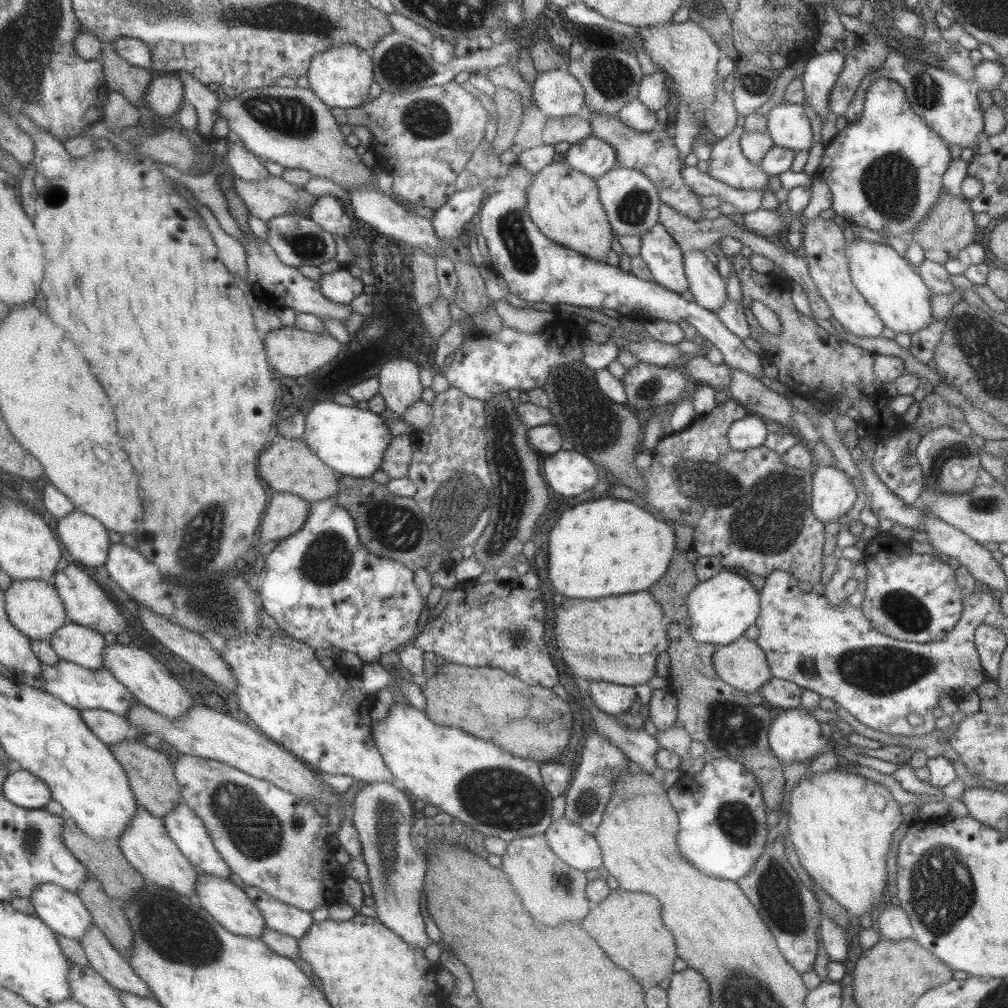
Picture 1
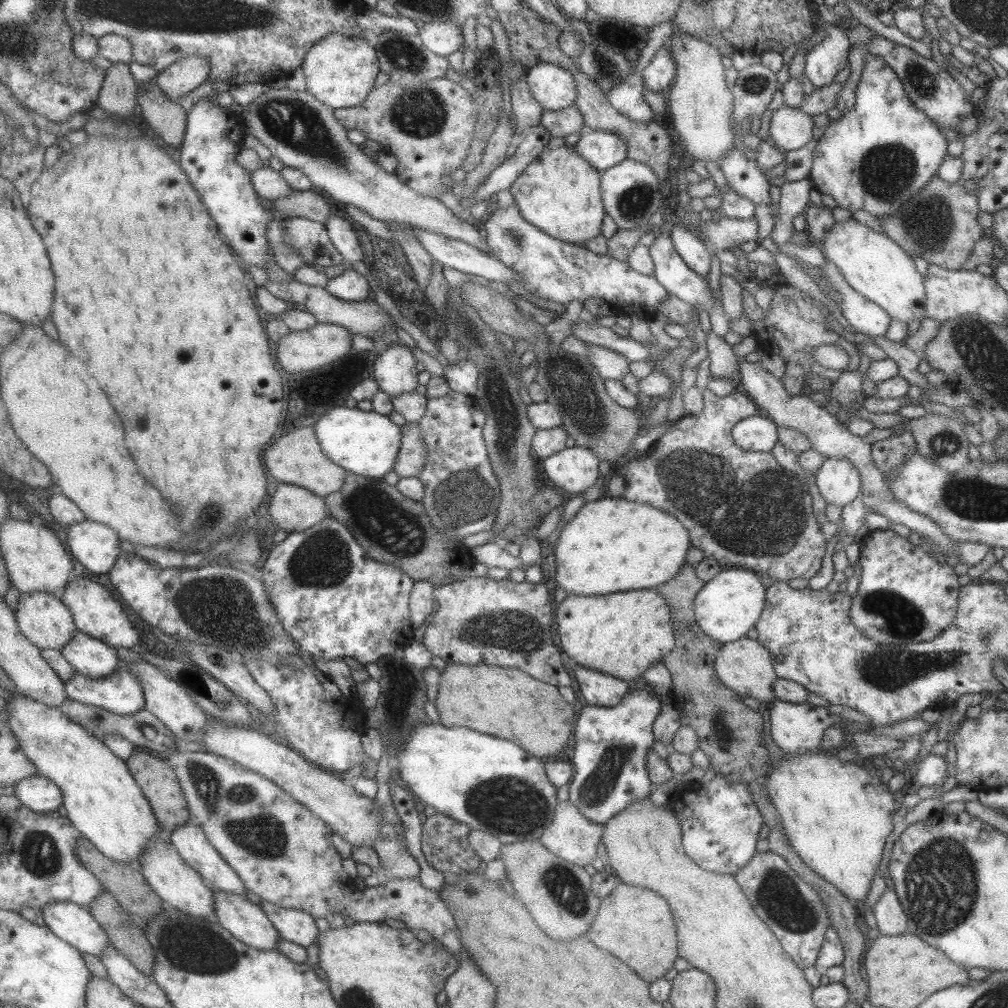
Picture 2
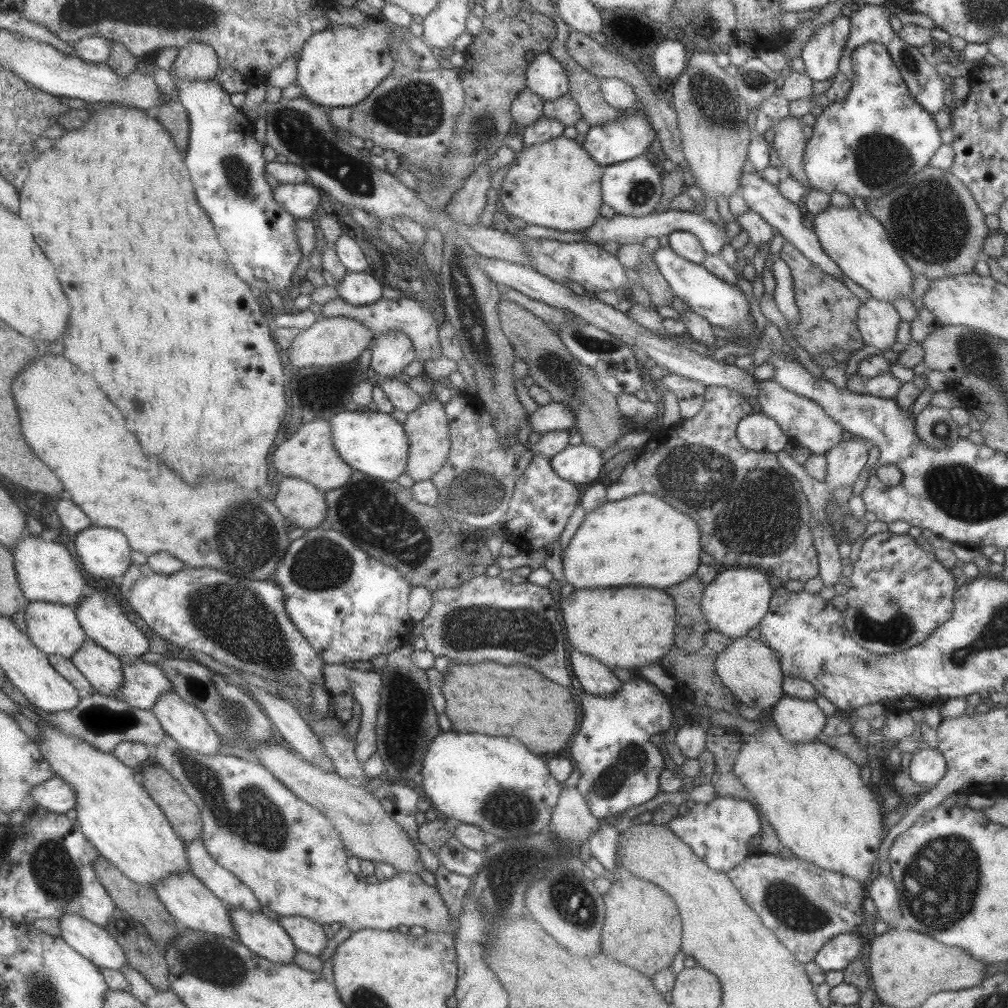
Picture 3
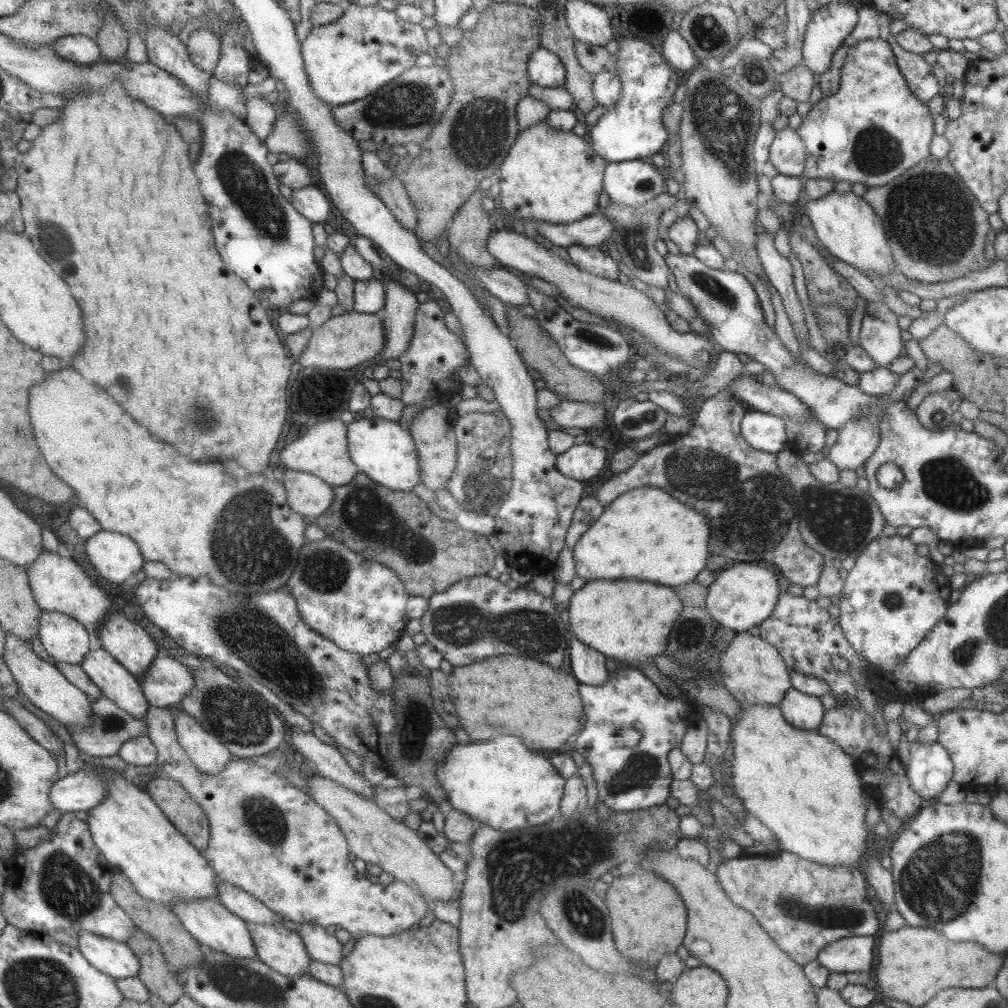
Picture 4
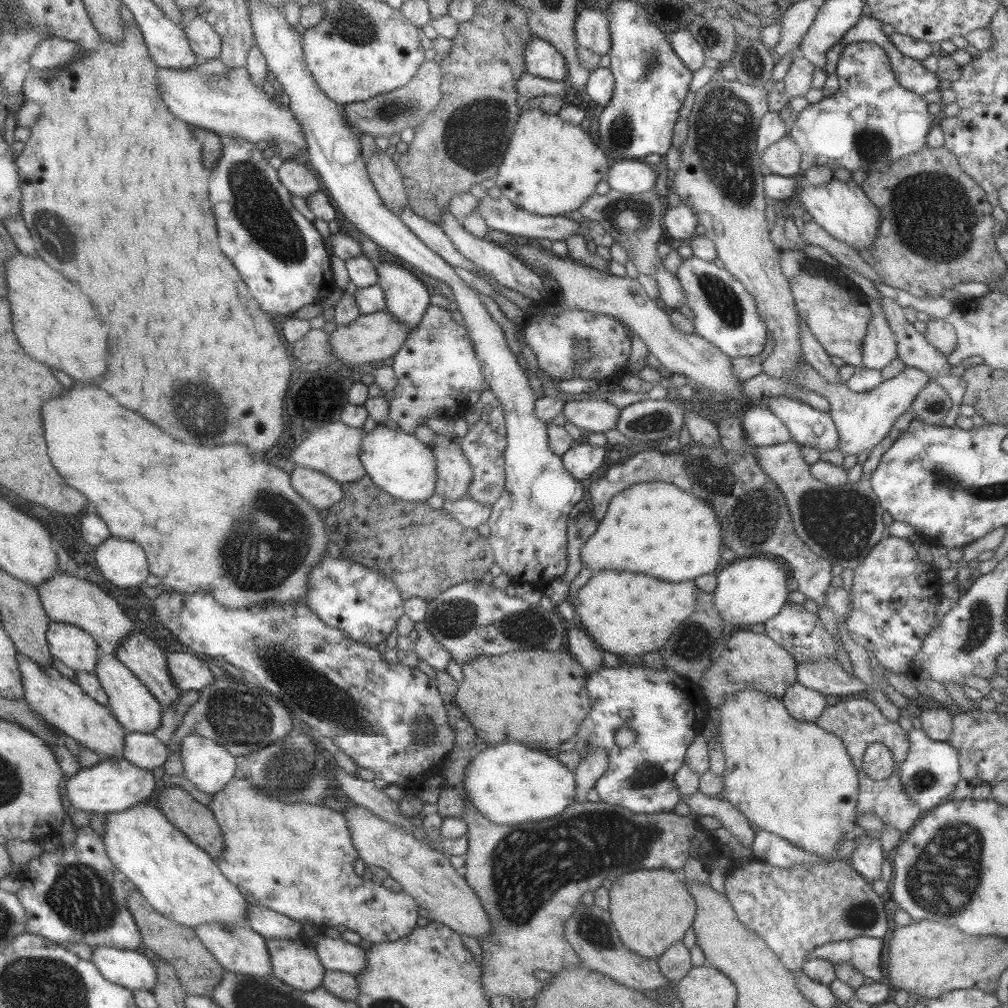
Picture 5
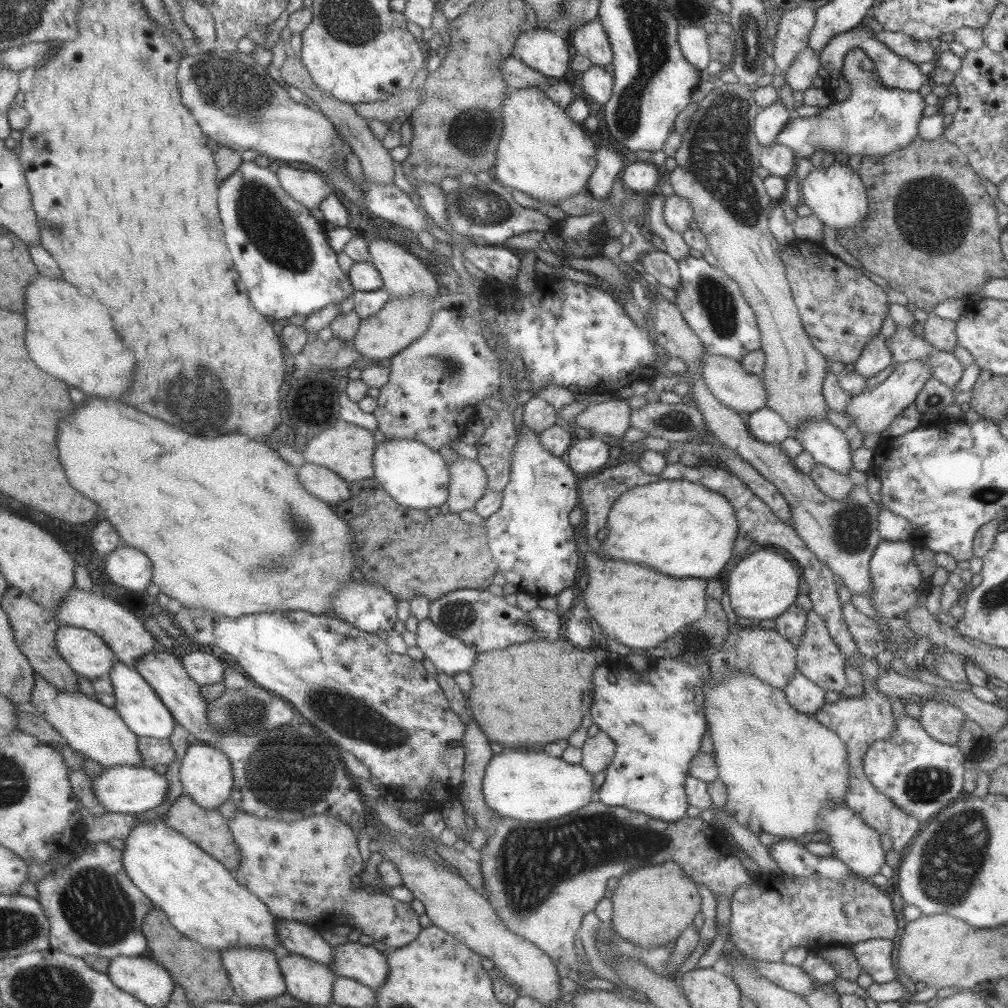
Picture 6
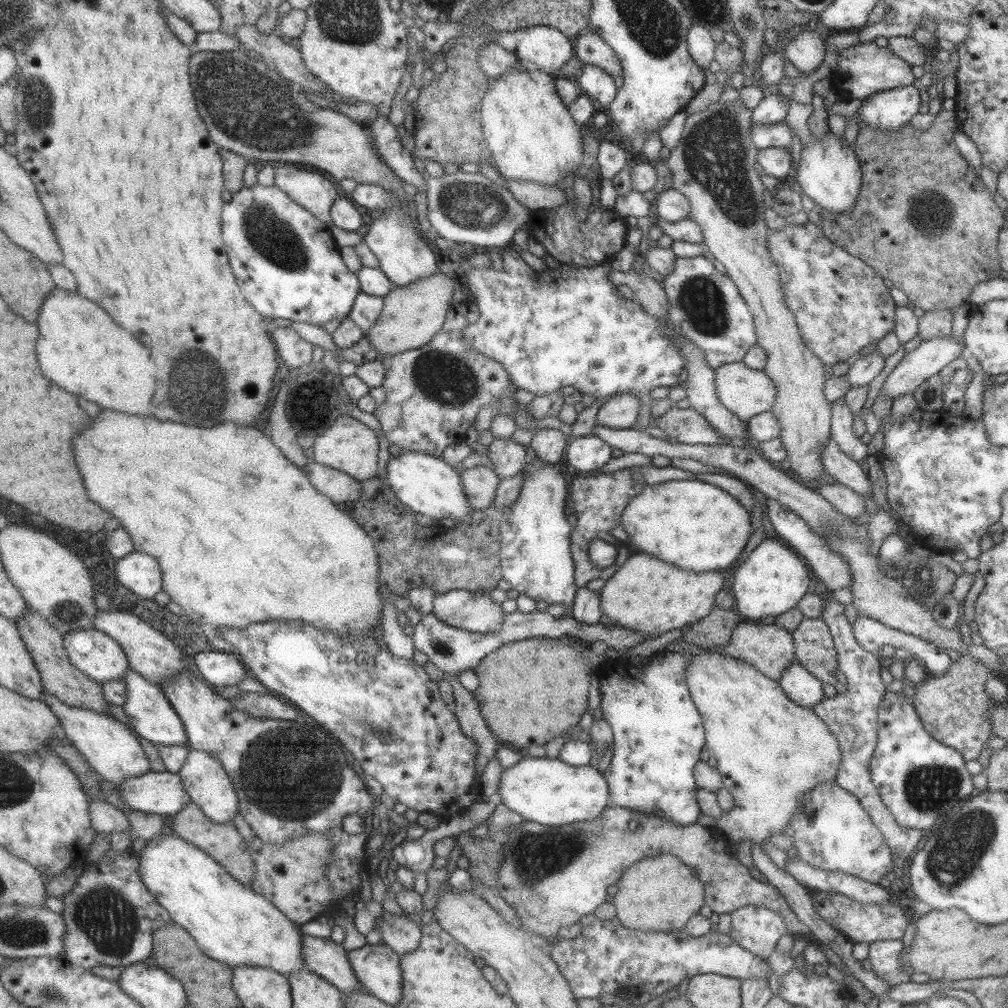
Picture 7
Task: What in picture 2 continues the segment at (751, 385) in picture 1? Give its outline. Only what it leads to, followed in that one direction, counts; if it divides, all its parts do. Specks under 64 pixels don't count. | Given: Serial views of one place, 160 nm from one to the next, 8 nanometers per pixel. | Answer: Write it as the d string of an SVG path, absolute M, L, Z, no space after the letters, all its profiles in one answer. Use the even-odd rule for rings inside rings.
M713 330L706 335L706 352L708 354L710 376L715 378L729 378L735 381L737 389L741 390L740 373L736 356L731 345L723 338L719 338Z

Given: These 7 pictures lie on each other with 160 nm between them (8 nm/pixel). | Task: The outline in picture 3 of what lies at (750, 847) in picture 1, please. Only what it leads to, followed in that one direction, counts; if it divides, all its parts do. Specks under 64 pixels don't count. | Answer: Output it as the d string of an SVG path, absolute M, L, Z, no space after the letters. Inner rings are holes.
M716 794L710 802L696 802L686 814L677 815L667 826L711 870L726 873L735 868L747 854L749 840L761 830L760 816L755 807L743 799Z

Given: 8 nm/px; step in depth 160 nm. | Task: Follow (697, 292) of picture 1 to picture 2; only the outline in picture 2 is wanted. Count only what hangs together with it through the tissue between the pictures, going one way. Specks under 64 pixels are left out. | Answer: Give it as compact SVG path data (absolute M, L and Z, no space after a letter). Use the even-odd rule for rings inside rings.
M683 225L669 227L668 233L671 237L675 252L683 260L683 263L697 277L706 278L711 265L708 248L691 231L685 229Z

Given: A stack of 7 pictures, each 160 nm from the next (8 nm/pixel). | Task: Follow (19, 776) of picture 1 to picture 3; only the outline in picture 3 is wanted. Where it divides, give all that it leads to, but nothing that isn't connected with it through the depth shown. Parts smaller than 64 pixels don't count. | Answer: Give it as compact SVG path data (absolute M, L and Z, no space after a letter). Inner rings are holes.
M57 776L32 786L30 797L35 801L39 811L65 814L75 806L73 789Z

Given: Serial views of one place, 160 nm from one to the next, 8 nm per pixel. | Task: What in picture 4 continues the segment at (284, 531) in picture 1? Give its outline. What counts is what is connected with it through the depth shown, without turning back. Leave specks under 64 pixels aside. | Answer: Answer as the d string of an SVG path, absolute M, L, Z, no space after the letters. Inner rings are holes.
M283 470L282 483L289 508L305 518L323 514L323 510L331 502L332 486L305 472Z

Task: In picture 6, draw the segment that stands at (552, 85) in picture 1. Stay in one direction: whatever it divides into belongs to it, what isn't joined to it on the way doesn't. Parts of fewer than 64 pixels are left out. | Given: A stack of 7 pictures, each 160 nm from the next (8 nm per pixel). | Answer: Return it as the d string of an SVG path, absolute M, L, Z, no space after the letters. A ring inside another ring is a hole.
M547 28L521 32L515 41L512 56L551 80L562 79L571 58L565 35Z

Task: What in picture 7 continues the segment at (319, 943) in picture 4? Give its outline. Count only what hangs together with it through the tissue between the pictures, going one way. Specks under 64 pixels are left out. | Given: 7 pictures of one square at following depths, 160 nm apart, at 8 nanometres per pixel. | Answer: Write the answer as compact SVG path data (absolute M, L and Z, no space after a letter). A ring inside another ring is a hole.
M379 942L365 943L346 953L352 973L365 991L381 1002L395 1006L400 999L402 983L400 956Z

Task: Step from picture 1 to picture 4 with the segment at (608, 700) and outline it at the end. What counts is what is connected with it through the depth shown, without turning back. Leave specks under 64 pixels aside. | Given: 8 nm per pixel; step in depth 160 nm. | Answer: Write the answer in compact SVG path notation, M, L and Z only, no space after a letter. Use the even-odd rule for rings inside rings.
M574 637L569 642L569 658L577 682L588 686L601 686L607 681L605 658L595 650L583 646L583 643Z

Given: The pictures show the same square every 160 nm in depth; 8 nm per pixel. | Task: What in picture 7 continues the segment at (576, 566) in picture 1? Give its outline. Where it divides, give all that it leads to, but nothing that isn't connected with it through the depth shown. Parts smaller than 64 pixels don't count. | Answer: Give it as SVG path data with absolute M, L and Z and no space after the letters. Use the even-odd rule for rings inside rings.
M675 479L667 482L660 482L656 485L645 485L639 494L636 494L627 504L623 507L623 512L620 516L620 525L627 533L627 547L637 552L643 552L643 554L651 554L653 558L659 558L667 564L672 564L681 568L681 570L693 570L693 572L709 572L731 570L731 566L736 564L735 558L739 558L742 548L745 546L747 539L751 536L749 528L749 517L747 511L737 502L732 496L729 496L726 492L723 492L718 486L709 484L708 482L700 481L699 479Z

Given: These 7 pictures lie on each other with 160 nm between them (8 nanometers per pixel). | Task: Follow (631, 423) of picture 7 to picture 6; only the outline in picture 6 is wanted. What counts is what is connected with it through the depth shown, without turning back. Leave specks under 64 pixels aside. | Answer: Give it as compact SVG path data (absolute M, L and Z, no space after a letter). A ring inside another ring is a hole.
M609 399L606 402L589 404L574 417L577 427L591 430L598 437L607 434L621 438L629 428L631 410L626 399Z

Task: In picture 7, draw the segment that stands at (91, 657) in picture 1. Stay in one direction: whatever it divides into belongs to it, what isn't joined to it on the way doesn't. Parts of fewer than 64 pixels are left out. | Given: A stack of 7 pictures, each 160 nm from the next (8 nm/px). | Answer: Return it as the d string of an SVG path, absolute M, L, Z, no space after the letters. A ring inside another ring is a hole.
M131 670L121 680L125 683L122 710L127 716L130 726L133 726L133 730L141 738L153 744L161 744L161 746L185 746L188 744L183 723L158 686L150 684Z

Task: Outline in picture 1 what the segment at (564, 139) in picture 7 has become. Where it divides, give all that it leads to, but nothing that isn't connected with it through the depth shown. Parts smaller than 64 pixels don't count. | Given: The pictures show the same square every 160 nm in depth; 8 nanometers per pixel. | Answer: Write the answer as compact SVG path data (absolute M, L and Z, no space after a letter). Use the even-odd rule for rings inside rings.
M563 159L558 162L551 160L547 166L533 174L533 181L531 181L531 185L529 185L527 193L525 193L525 200L527 200L527 207L525 207L527 213L541 231L541 234L561 246L587 256L587 259L591 261L607 262L605 254L612 250L612 236L614 236L614 233L606 219L605 210L599 203L598 187L595 179L571 170L571 167Z

